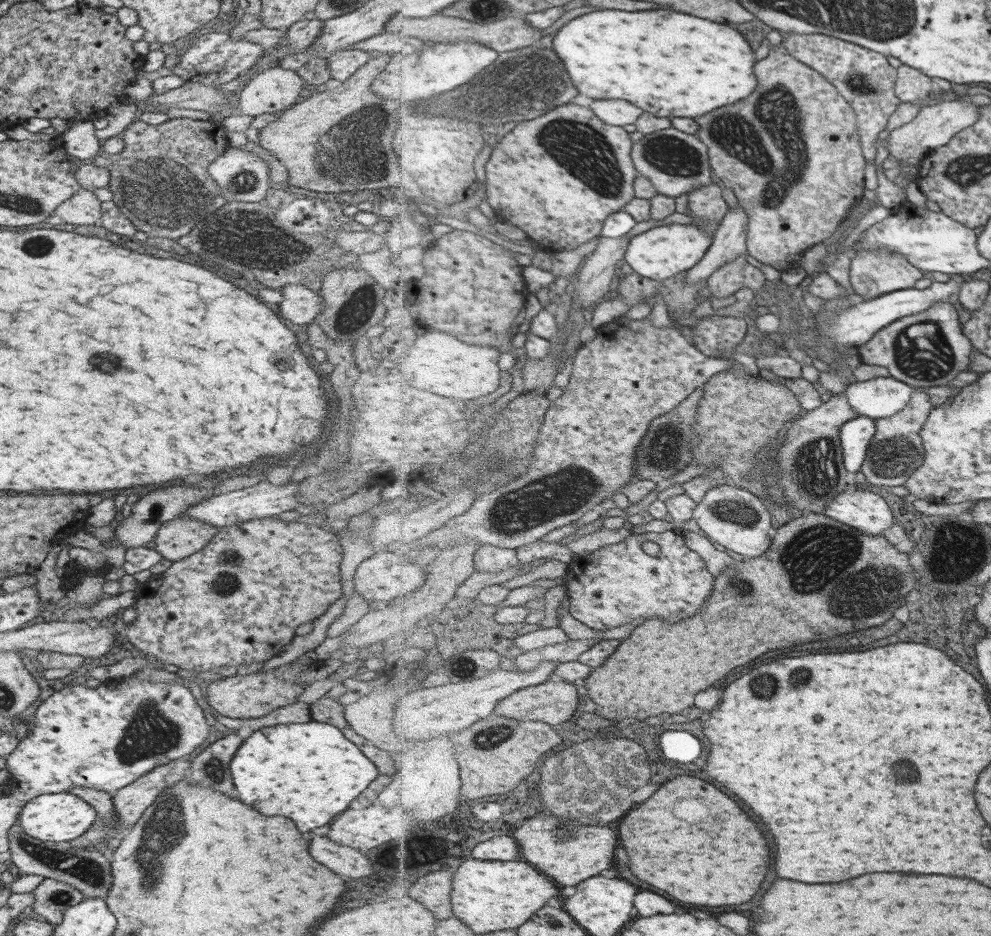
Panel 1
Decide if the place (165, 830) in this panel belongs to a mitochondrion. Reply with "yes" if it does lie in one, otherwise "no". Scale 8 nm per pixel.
yes

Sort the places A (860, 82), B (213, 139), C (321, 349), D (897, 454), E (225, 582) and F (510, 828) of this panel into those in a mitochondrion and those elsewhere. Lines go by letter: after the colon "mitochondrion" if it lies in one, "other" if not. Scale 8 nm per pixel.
A: mitochondrion
B: other
C: other
D: mitochondrion
E: mitochondrion
F: other

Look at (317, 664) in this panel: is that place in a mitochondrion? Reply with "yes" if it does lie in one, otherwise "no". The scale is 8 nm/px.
no

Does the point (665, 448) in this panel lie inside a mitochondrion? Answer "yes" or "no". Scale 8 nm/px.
yes

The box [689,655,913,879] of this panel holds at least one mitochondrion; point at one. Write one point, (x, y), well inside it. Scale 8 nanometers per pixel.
(766, 684)

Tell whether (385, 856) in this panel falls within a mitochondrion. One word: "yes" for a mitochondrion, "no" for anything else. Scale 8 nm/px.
no

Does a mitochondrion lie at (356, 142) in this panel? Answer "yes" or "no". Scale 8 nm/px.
yes

